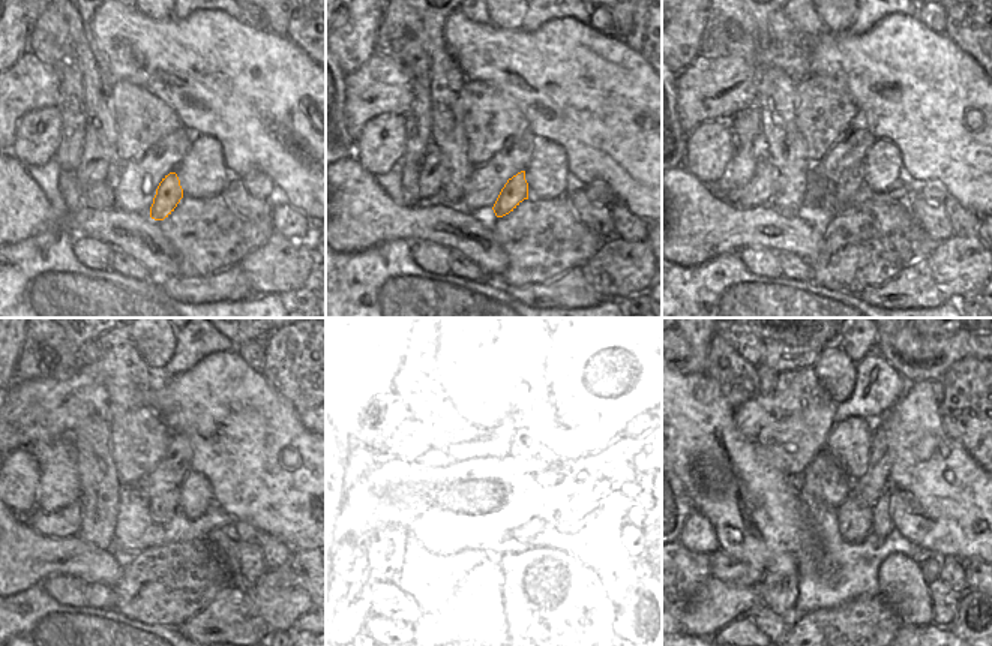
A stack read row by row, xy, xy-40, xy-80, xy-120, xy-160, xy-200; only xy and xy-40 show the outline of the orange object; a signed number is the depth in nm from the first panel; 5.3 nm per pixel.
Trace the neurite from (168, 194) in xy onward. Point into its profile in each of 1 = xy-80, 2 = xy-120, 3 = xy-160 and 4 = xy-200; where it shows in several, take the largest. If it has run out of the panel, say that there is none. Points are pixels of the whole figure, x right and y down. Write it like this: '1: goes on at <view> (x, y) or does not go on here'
1: goes on at xy-80 (850, 183)
2: goes on at xy-120 (164, 508)
3: goes on at xy-160 (505, 504)
4: goes on at xy-200 (845, 496)

